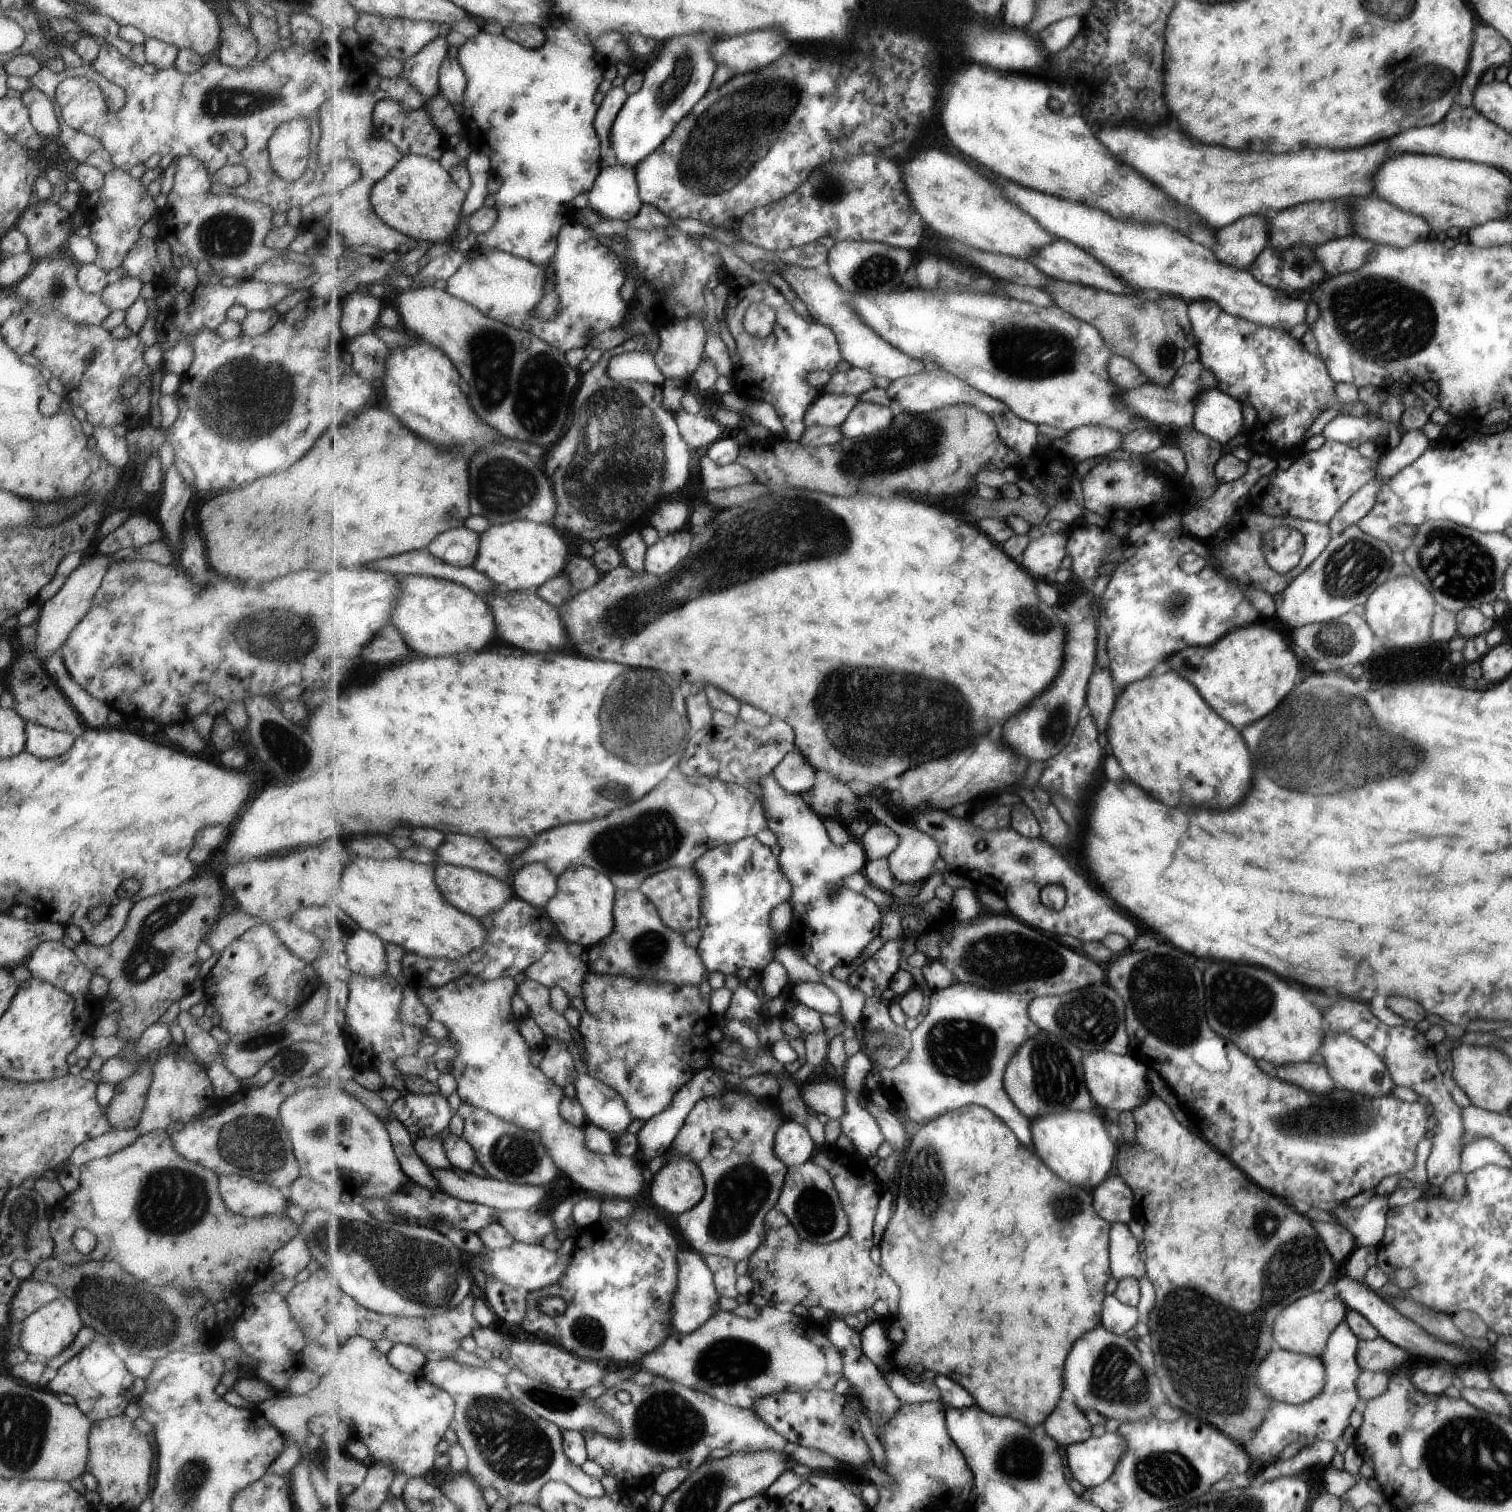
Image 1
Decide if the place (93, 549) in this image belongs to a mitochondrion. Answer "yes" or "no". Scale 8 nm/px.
no

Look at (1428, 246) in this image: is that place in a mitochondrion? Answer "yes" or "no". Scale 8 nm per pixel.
no

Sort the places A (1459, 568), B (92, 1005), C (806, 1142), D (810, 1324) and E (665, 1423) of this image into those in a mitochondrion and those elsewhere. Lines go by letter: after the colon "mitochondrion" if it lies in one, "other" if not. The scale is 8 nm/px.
A: mitochondrion
B: mitochondrion
C: other
D: other
E: mitochondrion

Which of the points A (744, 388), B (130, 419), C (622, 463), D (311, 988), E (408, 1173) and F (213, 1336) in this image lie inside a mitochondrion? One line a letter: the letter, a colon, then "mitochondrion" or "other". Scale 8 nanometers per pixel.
A: other
B: other
C: mitochondrion
D: other
E: other
F: other

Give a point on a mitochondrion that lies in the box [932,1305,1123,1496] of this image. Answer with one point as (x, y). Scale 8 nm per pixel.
(1002, 1462)

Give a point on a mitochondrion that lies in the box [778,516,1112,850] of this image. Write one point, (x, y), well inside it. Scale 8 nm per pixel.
(1056, 728)

